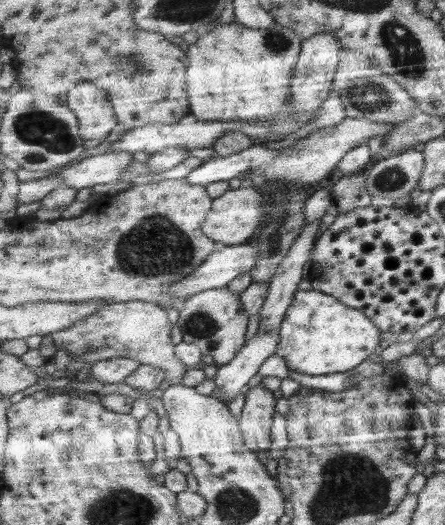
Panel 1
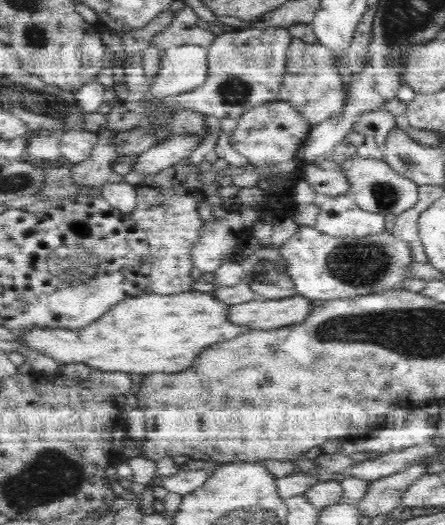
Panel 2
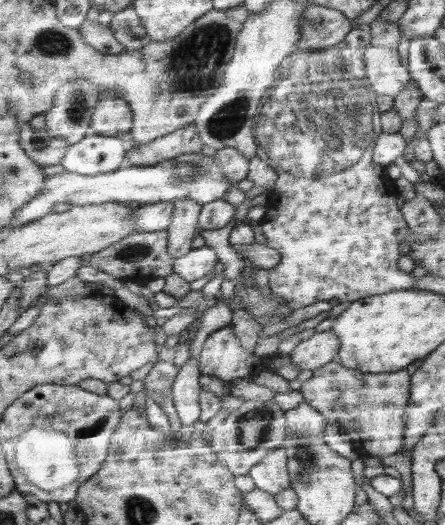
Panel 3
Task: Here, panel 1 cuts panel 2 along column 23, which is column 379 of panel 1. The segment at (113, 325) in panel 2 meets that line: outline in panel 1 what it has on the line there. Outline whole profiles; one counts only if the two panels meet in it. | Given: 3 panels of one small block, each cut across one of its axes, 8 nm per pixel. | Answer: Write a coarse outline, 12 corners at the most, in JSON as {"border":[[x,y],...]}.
{"border":[[296,291],[275,353],[311,376],[350,371],[380,342],[370,317]]}

